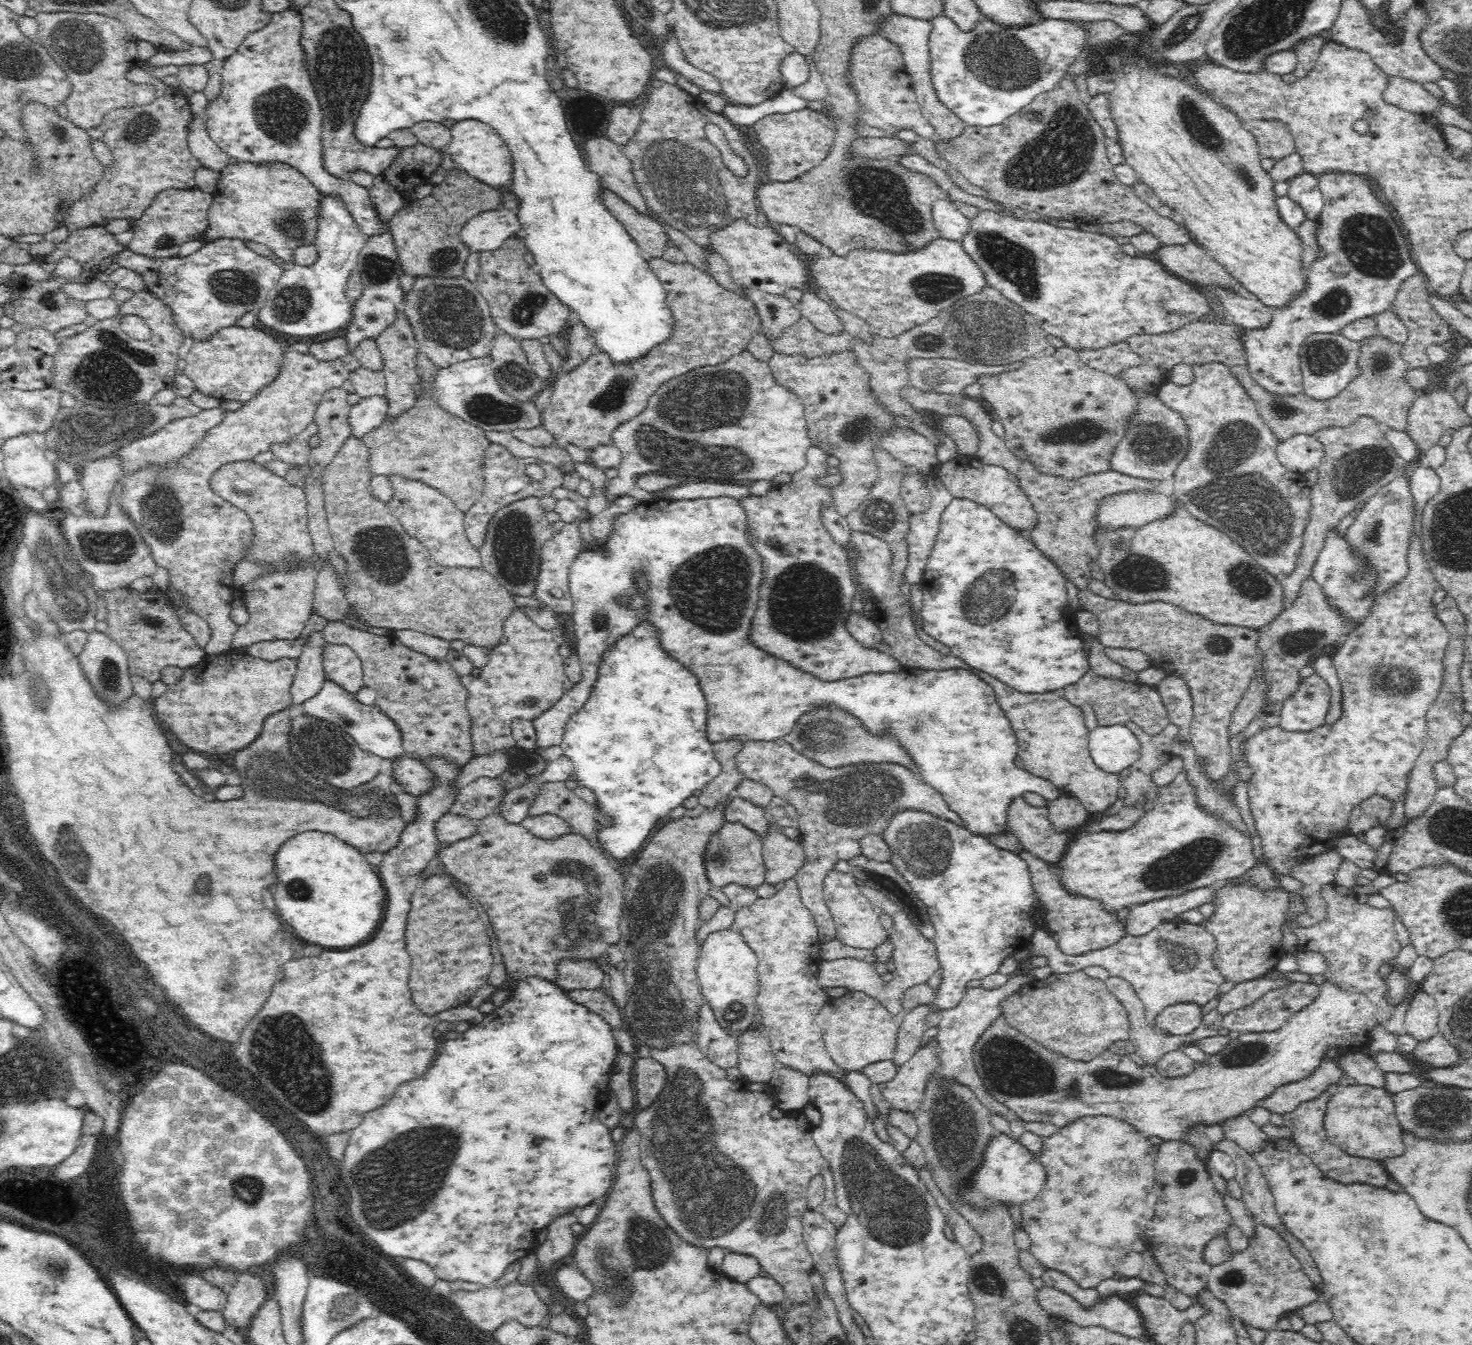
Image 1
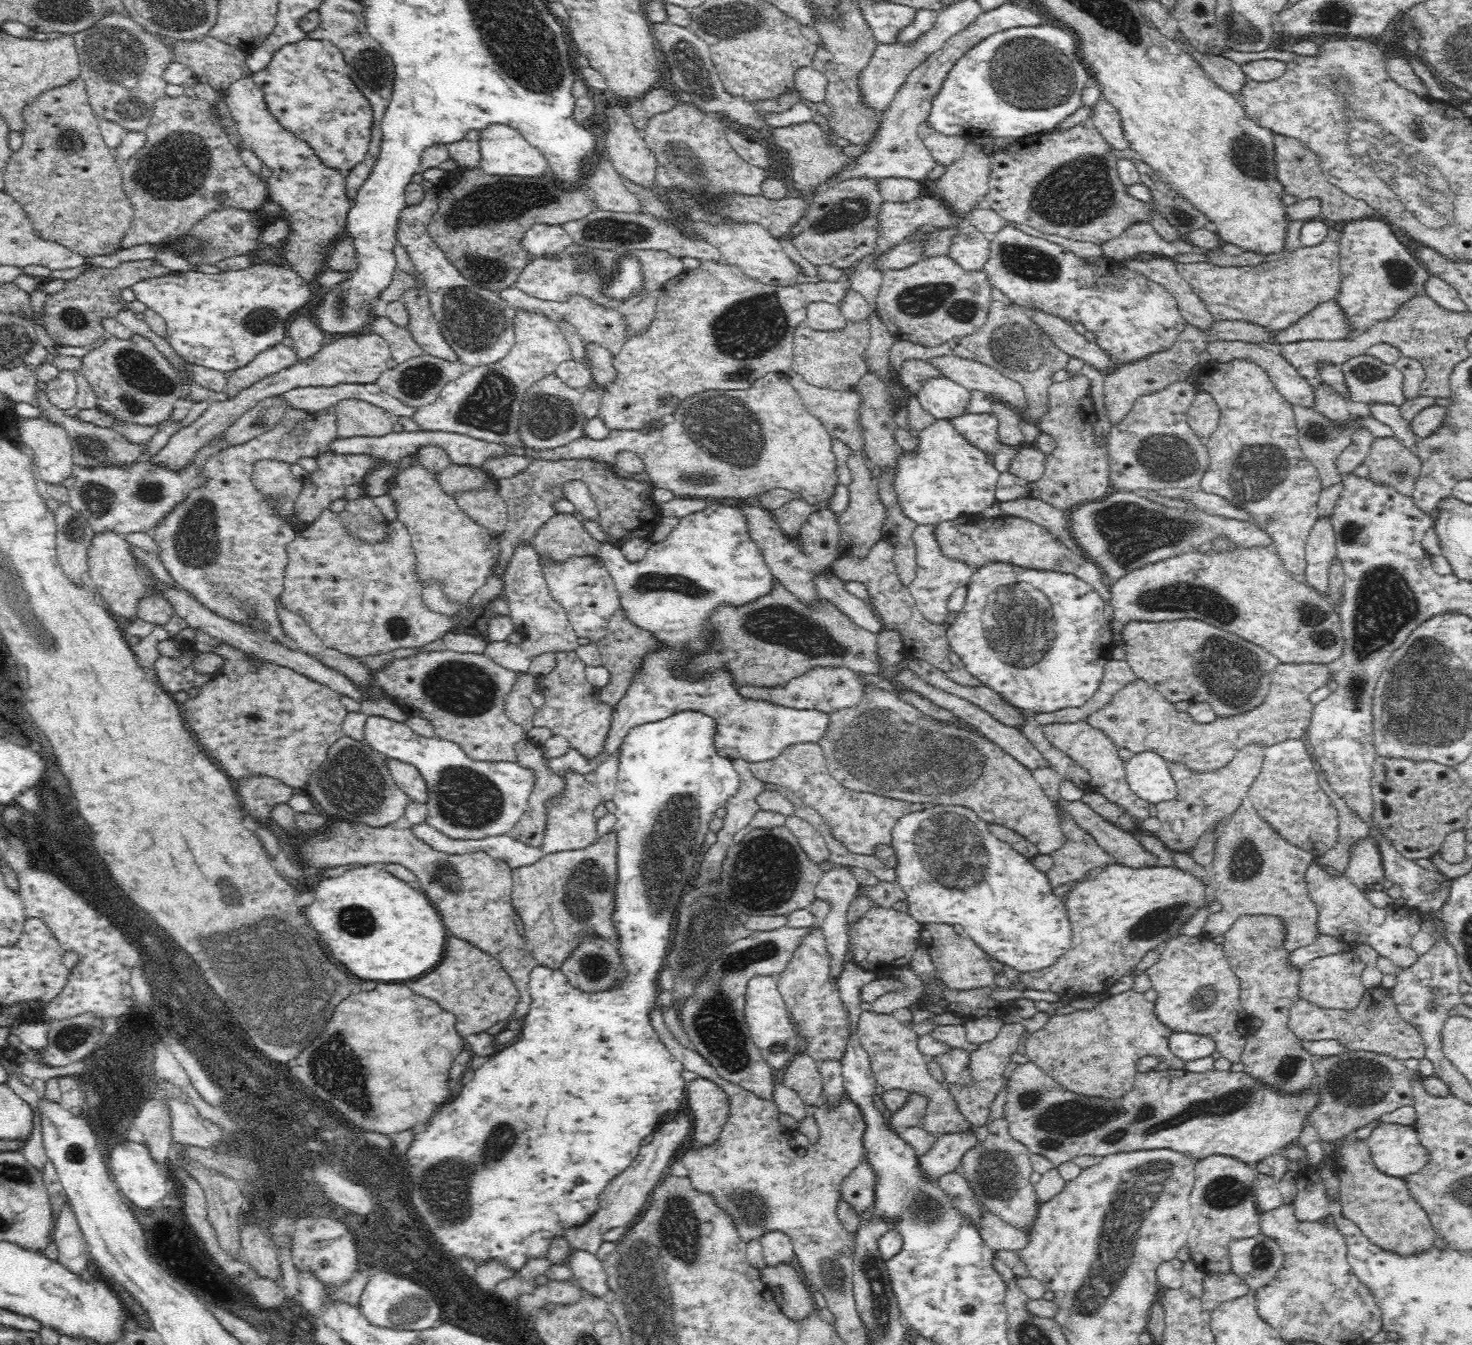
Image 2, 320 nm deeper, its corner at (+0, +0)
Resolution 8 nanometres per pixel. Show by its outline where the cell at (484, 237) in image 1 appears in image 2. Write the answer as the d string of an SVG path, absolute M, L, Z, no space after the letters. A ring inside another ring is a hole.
M532 224L518 245L532 256L557 256L574 241L560 225Z

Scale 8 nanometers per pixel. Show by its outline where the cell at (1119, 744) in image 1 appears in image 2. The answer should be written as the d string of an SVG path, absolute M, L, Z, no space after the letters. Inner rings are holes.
M1151 750L1136 751L1122 762L1130 790L1149 803L1176 796L1168 761Z

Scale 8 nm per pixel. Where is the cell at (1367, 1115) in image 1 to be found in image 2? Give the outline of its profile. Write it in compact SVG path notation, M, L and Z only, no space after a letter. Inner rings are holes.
M1380 1122L1368 1134L1368 1151L1372 1165L1379 1171L1397 1178L1420 1173L1428 1164L1428 1150L1420 1145L1413 1126Z

